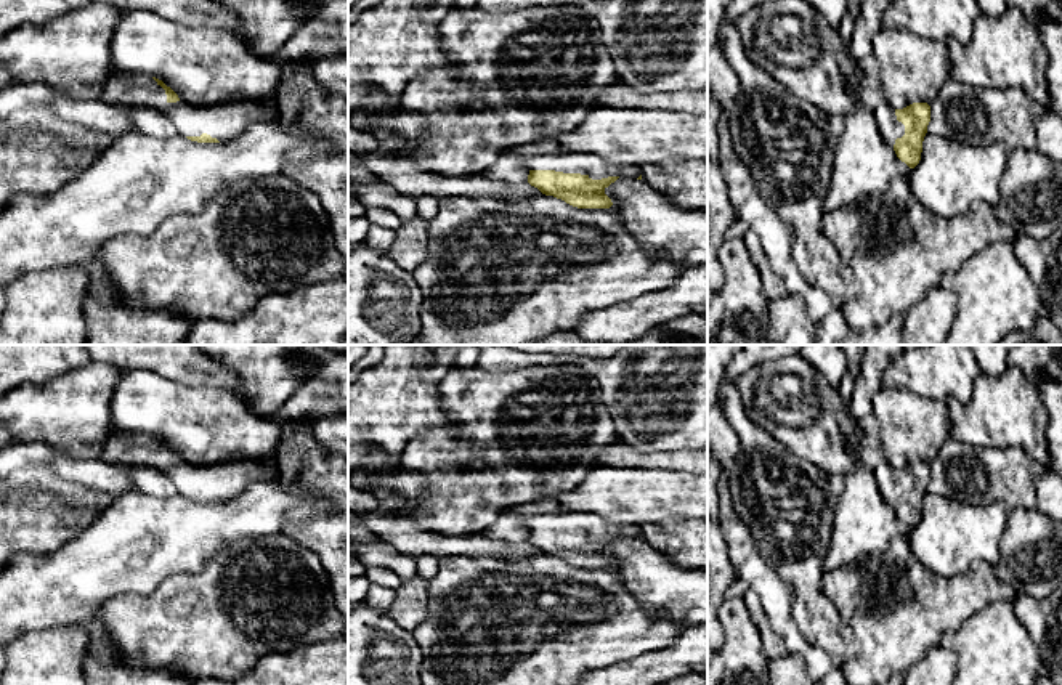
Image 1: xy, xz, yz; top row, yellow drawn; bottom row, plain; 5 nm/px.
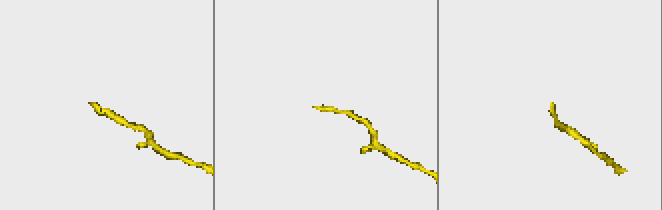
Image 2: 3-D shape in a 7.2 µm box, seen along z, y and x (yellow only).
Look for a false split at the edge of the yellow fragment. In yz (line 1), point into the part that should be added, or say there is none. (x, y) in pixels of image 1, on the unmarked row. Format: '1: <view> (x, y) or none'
1: none

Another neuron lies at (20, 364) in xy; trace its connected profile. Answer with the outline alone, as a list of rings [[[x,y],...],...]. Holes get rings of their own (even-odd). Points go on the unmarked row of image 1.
[[[0,345],[0,398],[24,383],[42,383],[91,361],[82,345]]]

